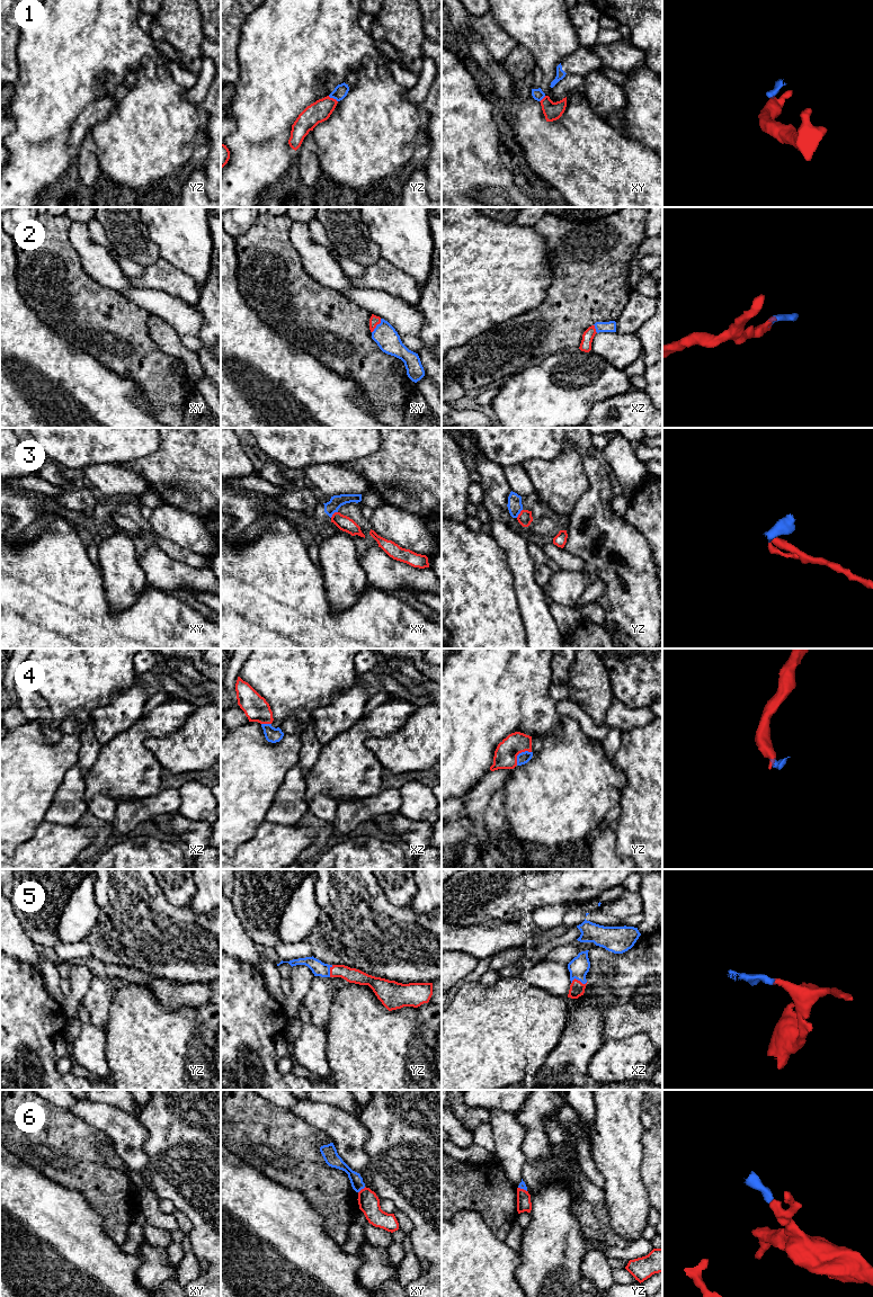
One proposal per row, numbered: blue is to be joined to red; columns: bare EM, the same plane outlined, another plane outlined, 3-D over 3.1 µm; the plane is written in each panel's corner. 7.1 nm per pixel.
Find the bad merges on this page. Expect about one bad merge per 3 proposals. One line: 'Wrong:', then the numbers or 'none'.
Wrong: 1, 3

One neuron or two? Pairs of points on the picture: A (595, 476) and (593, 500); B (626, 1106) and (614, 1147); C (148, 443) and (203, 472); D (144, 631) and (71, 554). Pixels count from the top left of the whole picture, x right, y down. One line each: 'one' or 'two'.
A: one
B: one
C: two
D: one

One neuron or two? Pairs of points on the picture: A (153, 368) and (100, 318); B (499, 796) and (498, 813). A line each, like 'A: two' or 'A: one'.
A: one
B: one

